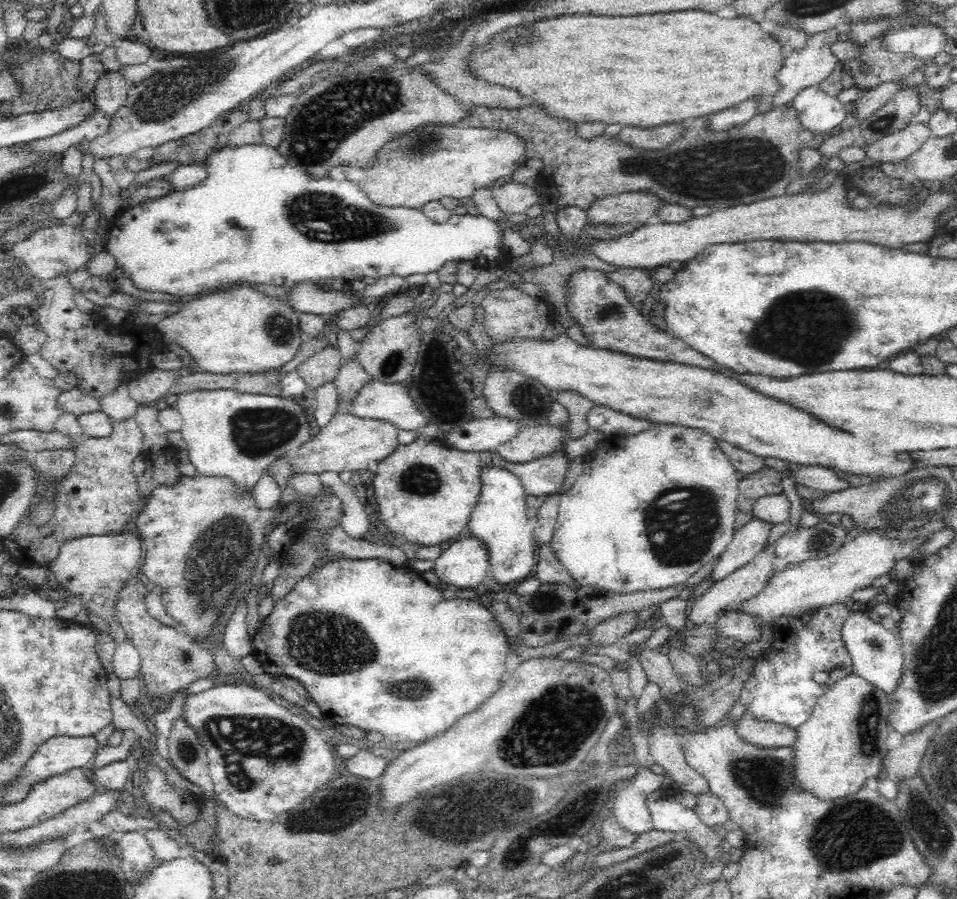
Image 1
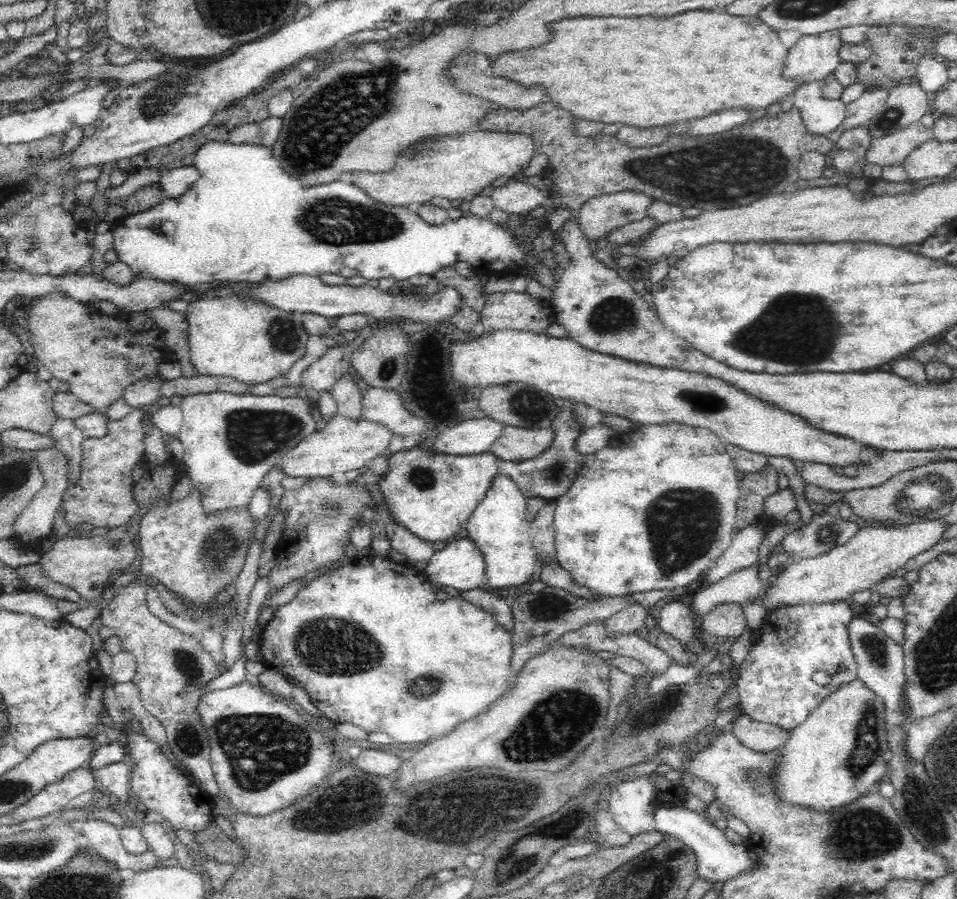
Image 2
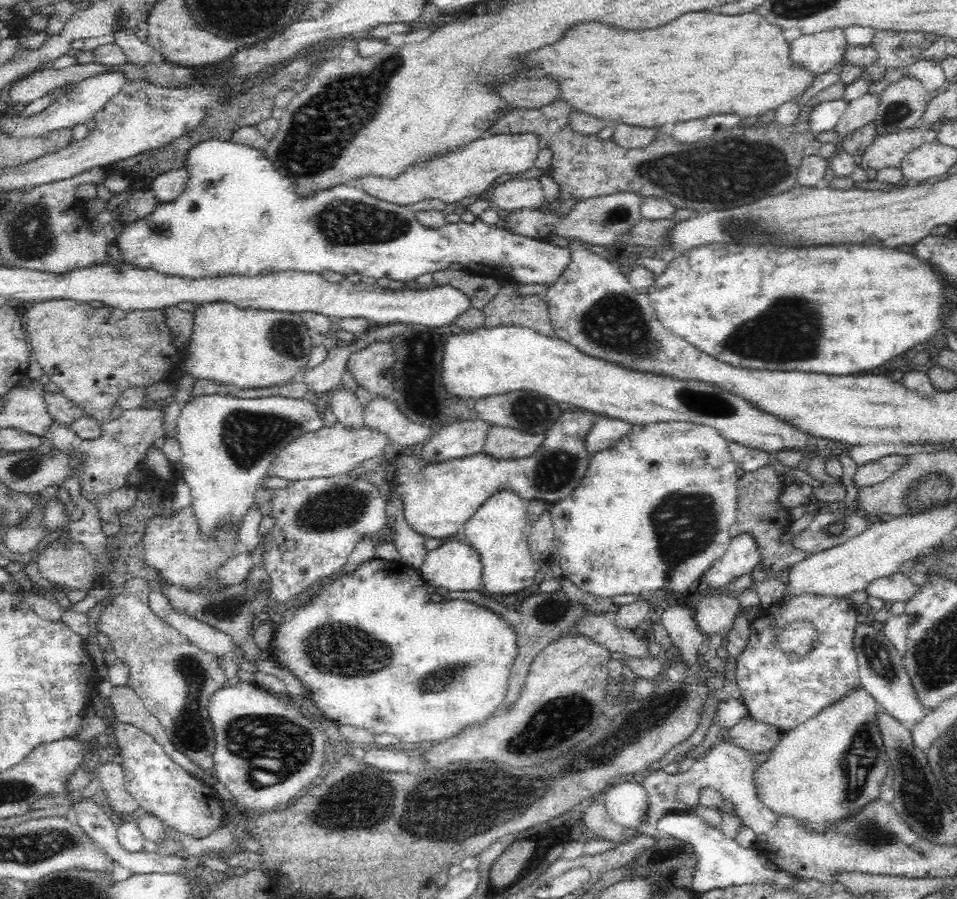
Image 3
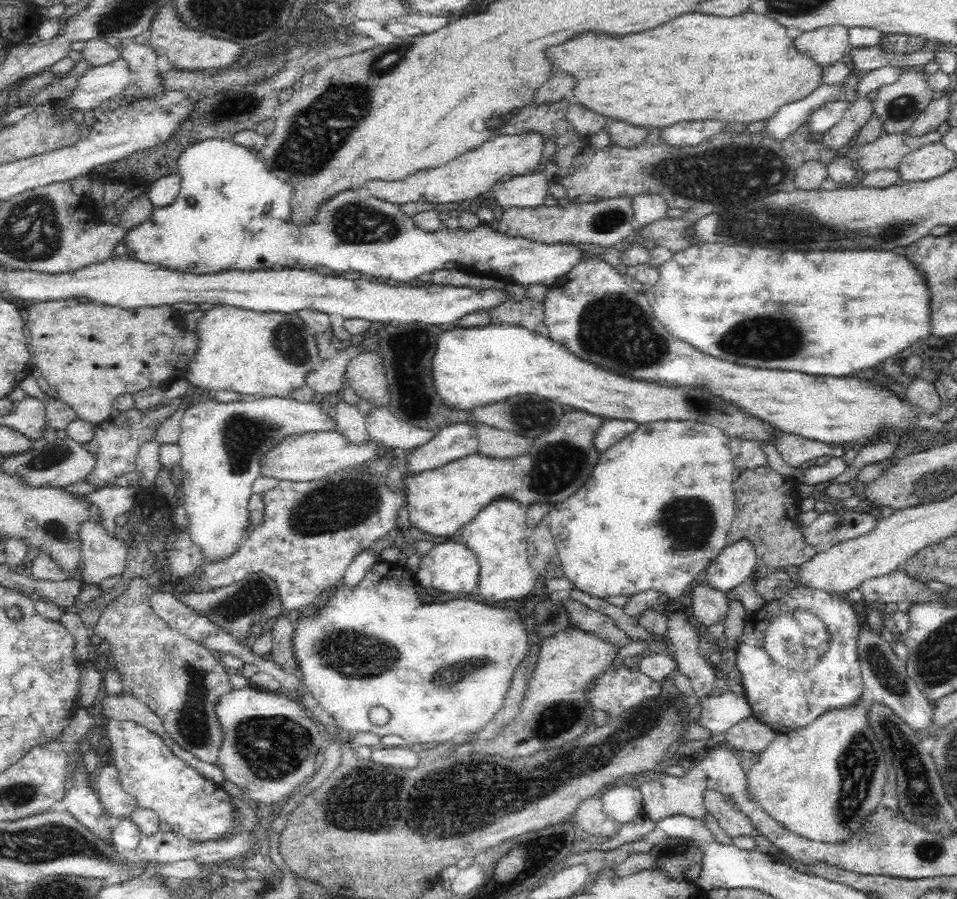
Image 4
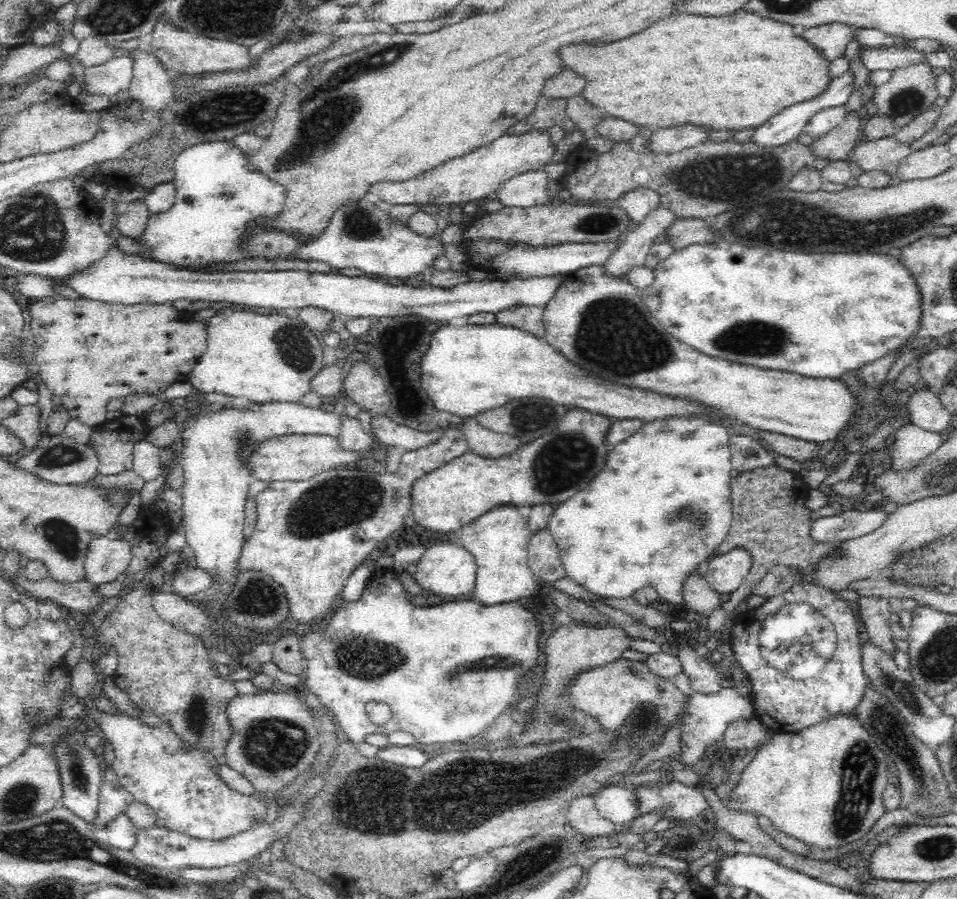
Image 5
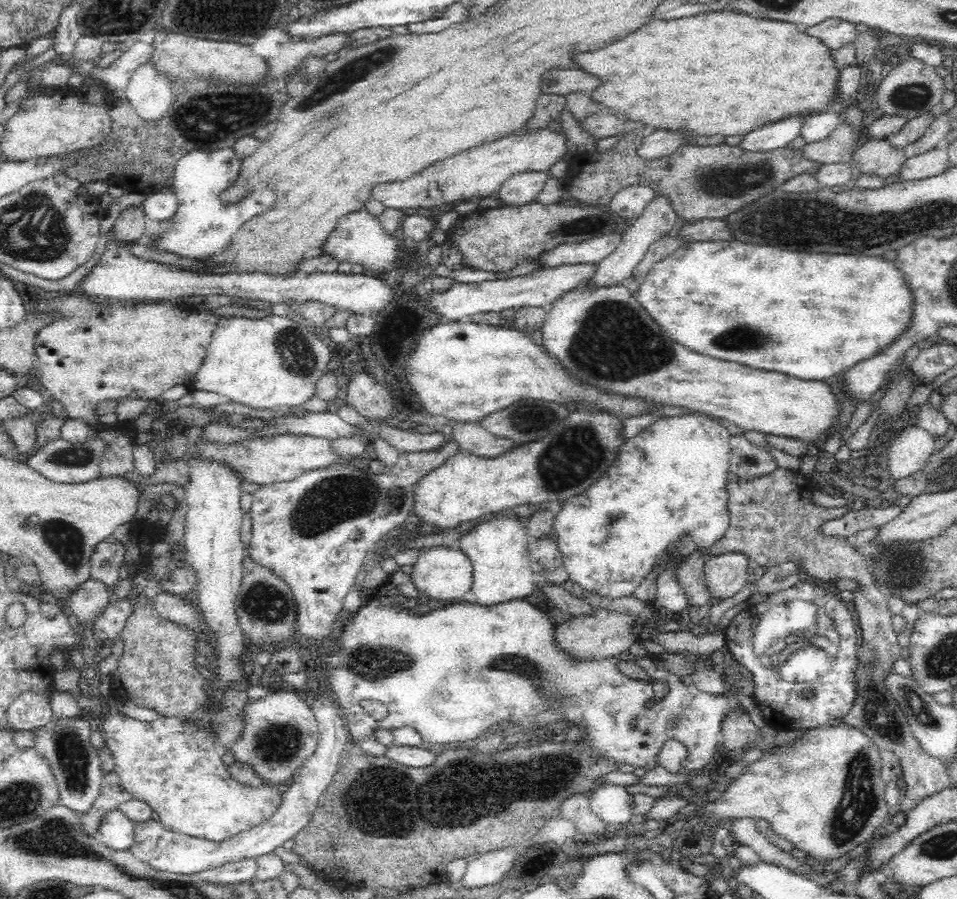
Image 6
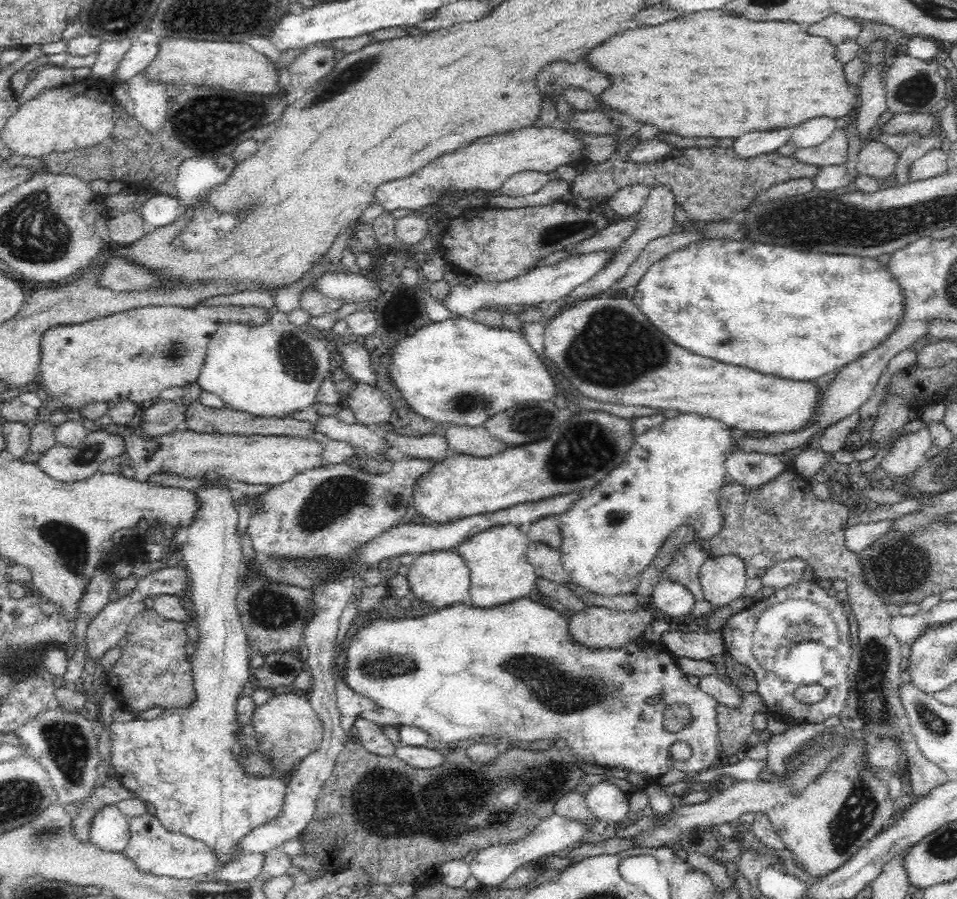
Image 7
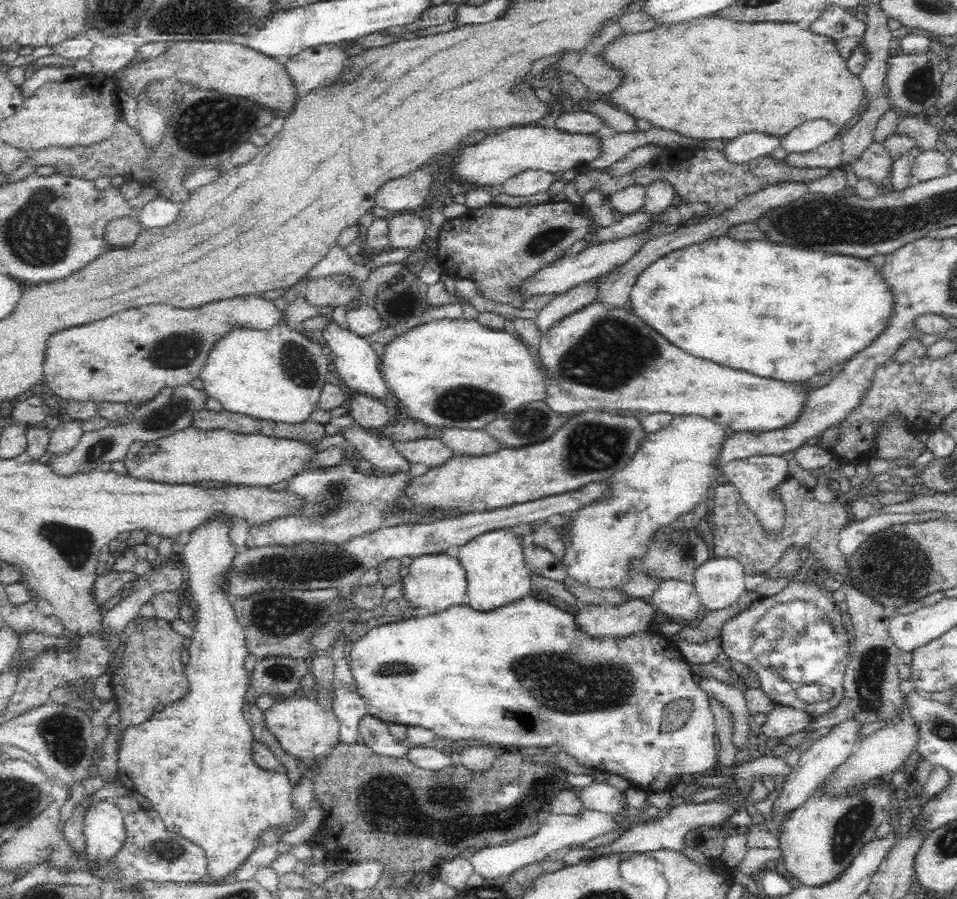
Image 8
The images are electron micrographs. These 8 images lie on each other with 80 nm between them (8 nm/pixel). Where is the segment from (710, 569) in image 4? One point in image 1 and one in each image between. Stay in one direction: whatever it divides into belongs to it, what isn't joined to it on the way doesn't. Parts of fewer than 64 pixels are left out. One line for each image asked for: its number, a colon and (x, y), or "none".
1: (748, 541)
2: (743, 552)
3: (741, 555)

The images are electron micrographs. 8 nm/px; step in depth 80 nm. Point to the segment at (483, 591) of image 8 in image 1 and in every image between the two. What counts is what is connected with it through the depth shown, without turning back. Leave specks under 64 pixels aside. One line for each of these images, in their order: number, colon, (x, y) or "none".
1: (500, 521)
2: (499, 527)
3: (498, 532)
4: (498, 535)
5: (497, 540)
6: (497, 549)
7: (499, 572)

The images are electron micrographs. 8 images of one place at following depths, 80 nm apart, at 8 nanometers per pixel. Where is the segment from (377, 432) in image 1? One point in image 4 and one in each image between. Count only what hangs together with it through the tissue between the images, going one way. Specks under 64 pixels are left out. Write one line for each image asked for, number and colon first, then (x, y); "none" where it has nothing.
2: (342, 445)
3: (334, 450)
4: (309, 456)

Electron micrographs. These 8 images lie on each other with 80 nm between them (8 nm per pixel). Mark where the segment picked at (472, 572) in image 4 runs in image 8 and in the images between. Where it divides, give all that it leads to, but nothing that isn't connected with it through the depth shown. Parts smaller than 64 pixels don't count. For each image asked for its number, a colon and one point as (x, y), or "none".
5: (445, 569)
6: (444, 574)
7: (440, 579)
8: (433, 582)

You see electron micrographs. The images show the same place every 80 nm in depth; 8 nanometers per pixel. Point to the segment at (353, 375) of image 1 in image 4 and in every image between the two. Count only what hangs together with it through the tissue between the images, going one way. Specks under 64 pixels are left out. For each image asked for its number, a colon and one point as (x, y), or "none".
2: (346, 394)
3: (349, 412)
4: (351, 424)

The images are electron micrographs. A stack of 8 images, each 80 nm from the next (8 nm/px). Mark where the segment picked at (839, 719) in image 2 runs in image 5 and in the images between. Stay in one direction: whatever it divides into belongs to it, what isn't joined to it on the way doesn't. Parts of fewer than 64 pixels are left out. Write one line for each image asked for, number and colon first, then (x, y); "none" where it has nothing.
3: (826, 770)
4: (822, 782)
5: (823, 786)

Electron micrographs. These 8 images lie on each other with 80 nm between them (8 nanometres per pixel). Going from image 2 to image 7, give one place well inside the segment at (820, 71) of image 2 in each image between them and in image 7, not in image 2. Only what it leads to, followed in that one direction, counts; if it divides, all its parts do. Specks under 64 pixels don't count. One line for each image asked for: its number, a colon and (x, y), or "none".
3: (819, 51)
4: (828, 44)
5: (832, 38)
6: (834, 32)
7: (835, 27)

